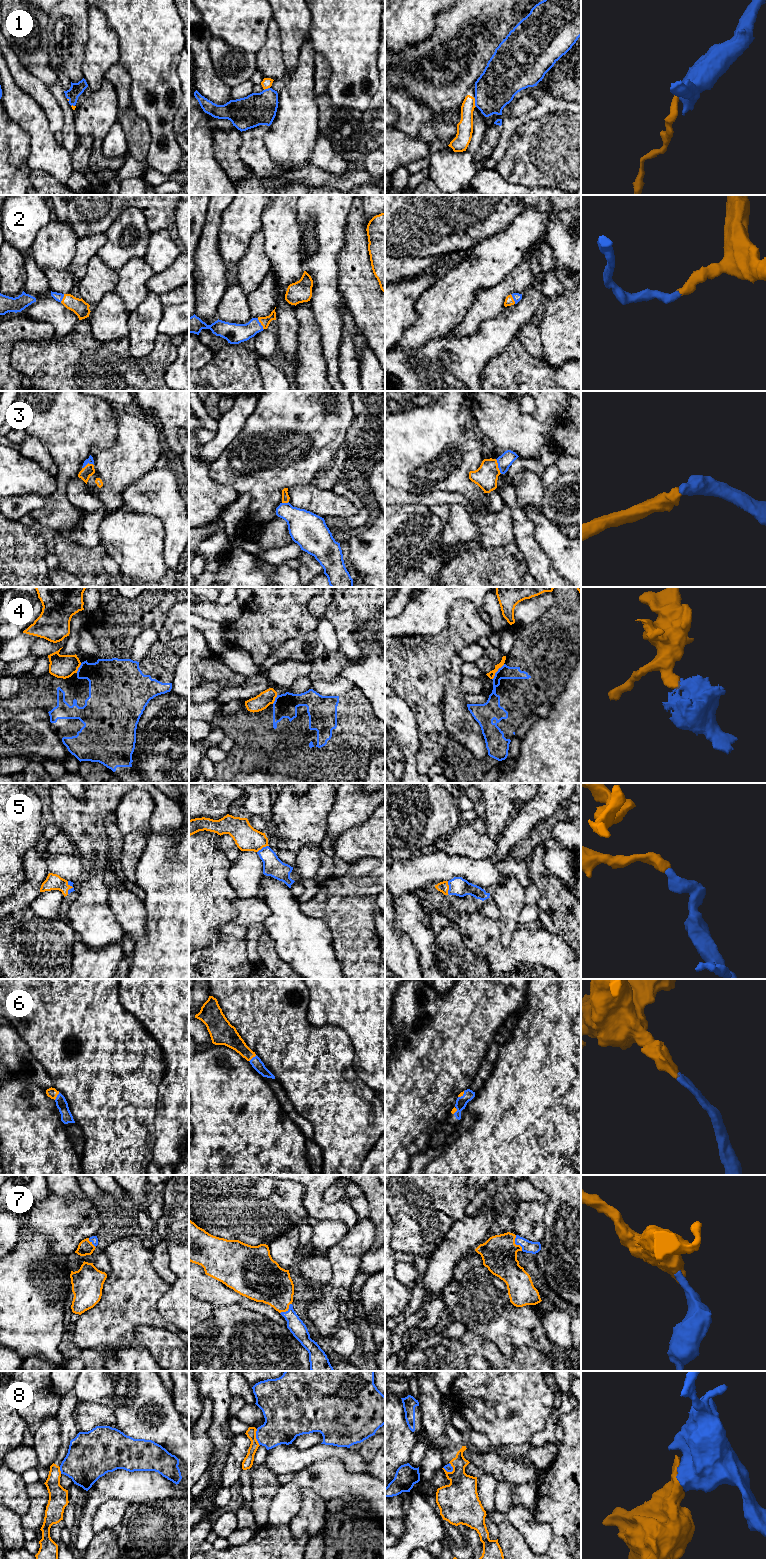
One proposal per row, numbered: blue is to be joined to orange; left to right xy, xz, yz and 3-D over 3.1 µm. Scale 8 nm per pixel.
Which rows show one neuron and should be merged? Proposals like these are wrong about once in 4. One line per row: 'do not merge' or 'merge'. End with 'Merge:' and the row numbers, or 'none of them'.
1: do not merge
2: merge
3: merge
4: do not merge
5: merge
6: merge
7: merge
8: do not merge
Merge: 2, 3, 5, 6, 7

